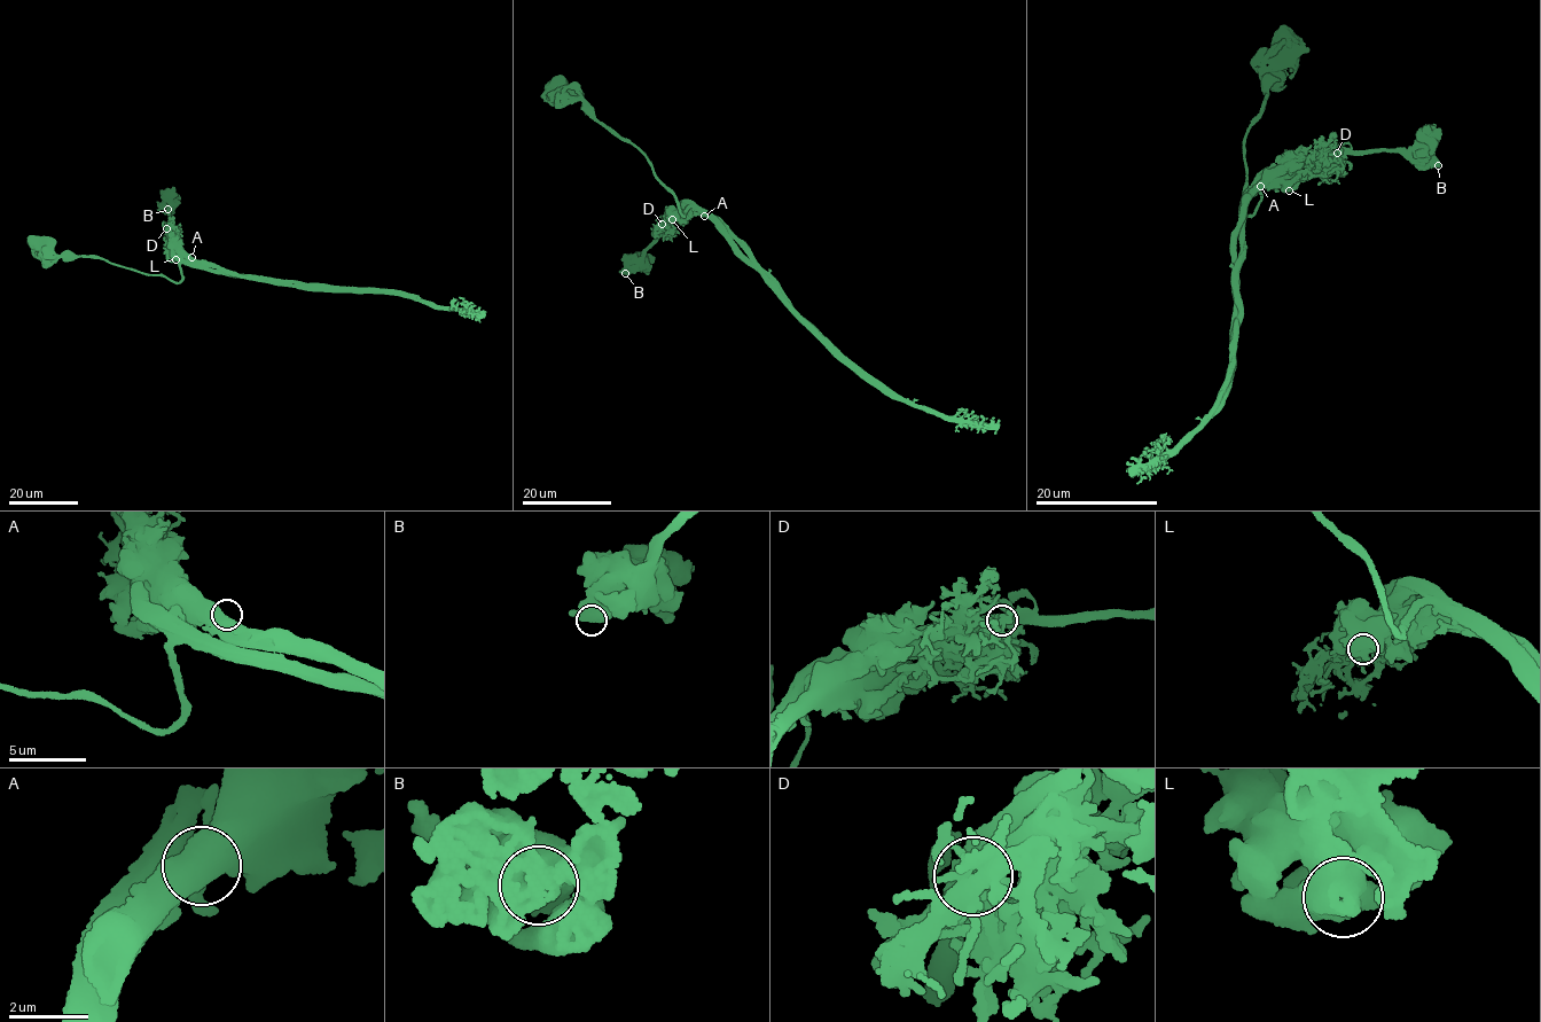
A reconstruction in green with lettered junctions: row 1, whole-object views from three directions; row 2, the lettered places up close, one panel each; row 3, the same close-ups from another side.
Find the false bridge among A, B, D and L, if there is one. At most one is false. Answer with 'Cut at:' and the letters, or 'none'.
Cut at: D

